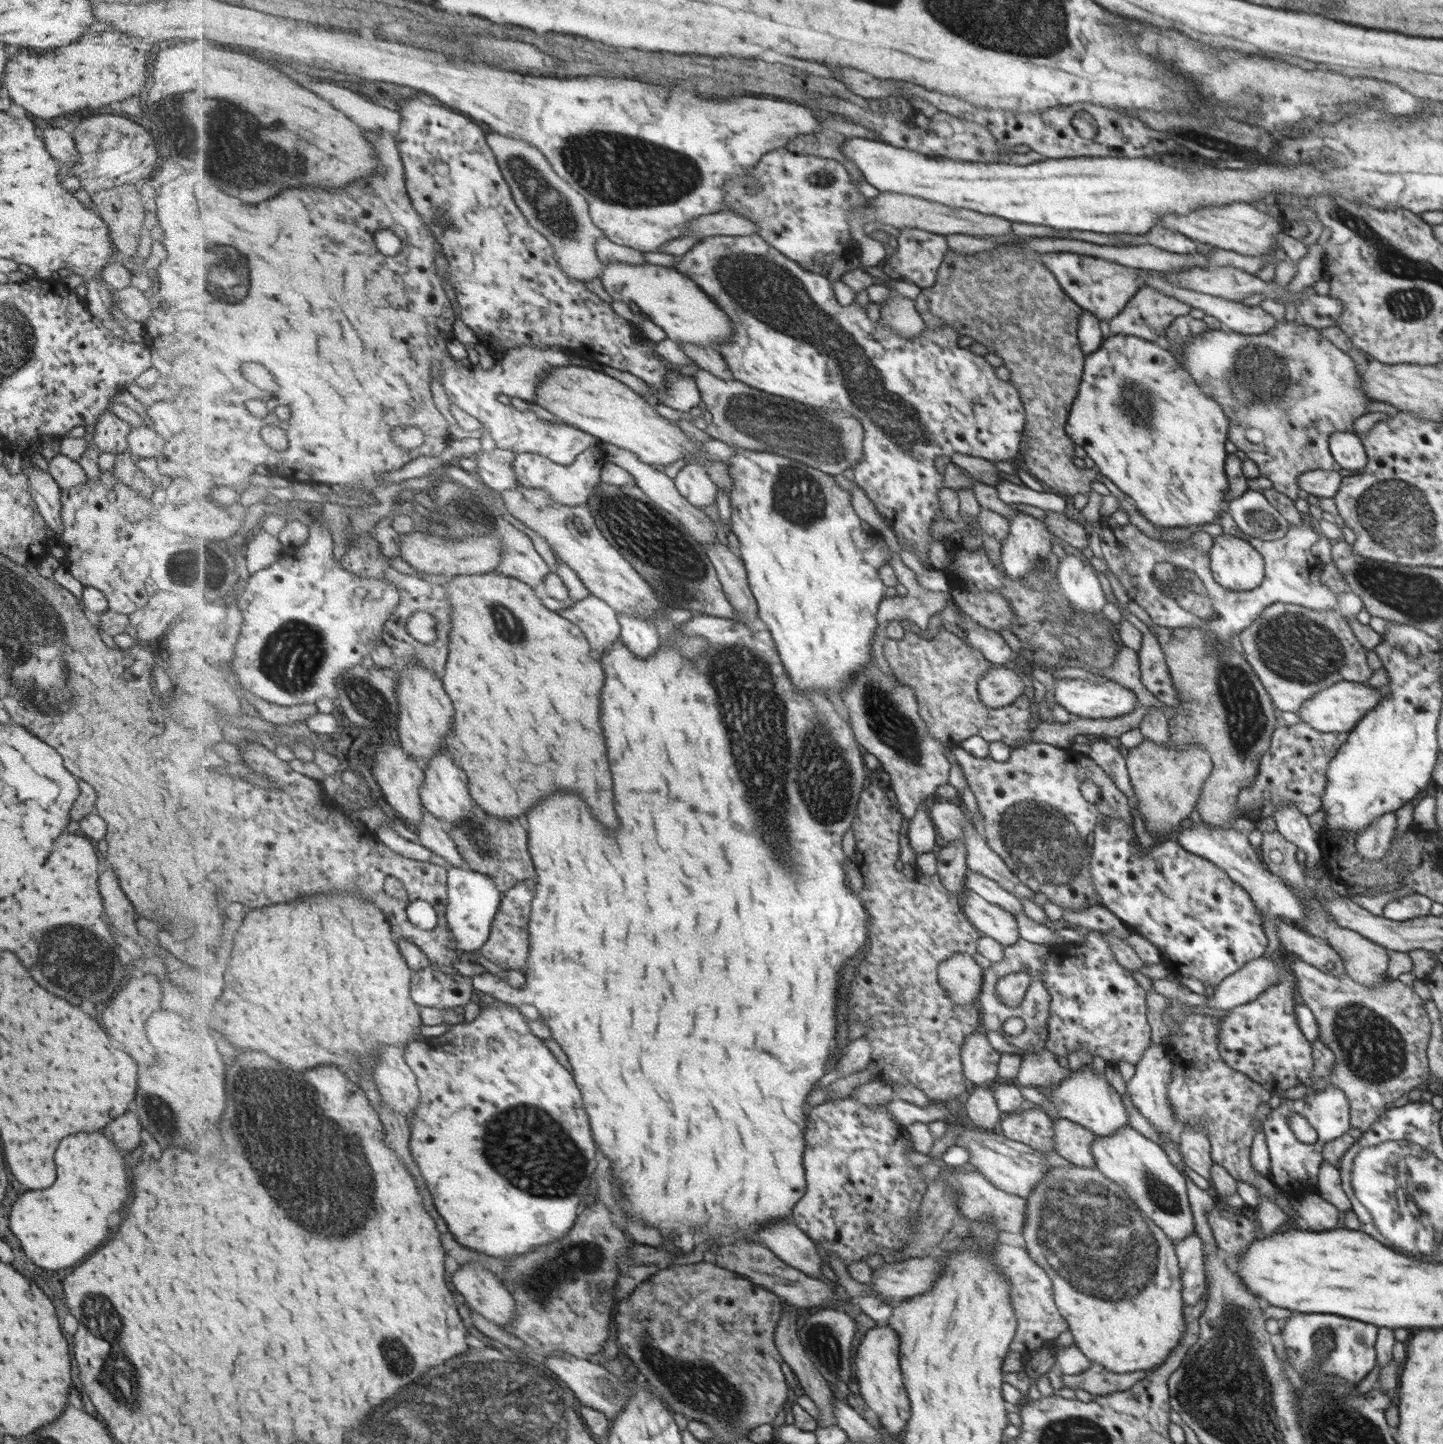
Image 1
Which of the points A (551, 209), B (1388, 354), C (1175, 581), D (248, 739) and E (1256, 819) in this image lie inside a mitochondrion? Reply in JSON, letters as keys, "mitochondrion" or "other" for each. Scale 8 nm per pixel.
{"A":"mitochondrion","B":"other","C":"mitochondrion","D":"other","E":"other"}

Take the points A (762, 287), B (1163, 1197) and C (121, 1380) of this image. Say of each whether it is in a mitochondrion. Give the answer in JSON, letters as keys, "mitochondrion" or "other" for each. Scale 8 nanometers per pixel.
{"A":"mitochondrion","B":"mitochondrion","C":"mitochondrion"}

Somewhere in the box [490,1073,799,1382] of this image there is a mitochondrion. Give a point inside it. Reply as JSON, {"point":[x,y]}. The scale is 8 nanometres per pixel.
{"point":[572,1264]}

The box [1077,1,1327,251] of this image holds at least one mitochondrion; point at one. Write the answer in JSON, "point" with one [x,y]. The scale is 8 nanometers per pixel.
{"point":[1226,145]}

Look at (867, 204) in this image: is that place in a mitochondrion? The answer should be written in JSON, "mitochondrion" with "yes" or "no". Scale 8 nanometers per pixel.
{"mitochondrion":"no"}

